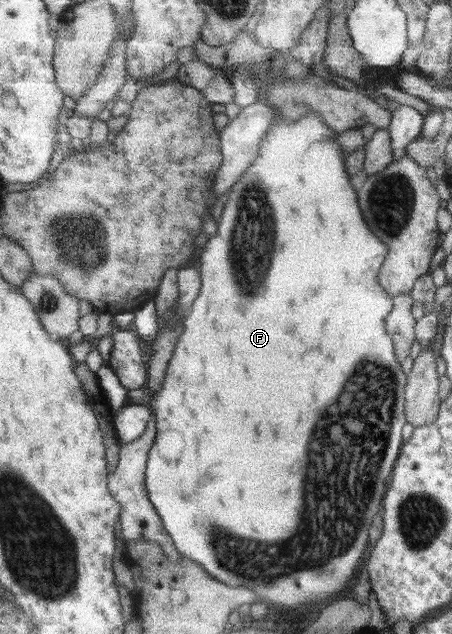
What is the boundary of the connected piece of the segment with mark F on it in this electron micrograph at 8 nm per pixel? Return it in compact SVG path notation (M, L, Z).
M310 110L307 114L303 114L301 118L293 121L285 121L281 118L276 119L269 132L264 136L262 145L260 146L260 153L255 159L255 163L251 165L250 170L243 175L243 180L233 188L231 200L225 206L223 218L221 218L221 226L217 236L213 236L201 256L201 266L198 268L201 273L202 287L200 295L197 297L193 305L193 311L189 316L184 319L186 330L179 337L178 347L175 349L174 358L169 362L167 368L167 375L165 375L165 383L163 384L163 391L155 394L143 395L143 391L130 390L127 398L130 402L137 402L141 400L146 402L145 405L152 410L155 422L157 422L157 436L156 443L153 445L149 453L149 460L146 470L146 487L149 492L149 499L157 509L157 512L163 519L163 524L167 532L172 536L177 550L181 556L194 560L200 564L211 576L221 581L222 583L238 587L247 585L250 589L256 590L261 602L273 603L293 612L299 612L299 608L307 606L307 604L315 604L315 602L329 602L335 600L337 596L341 596L343 591L347 591L347 584L351 580L351 576L358 574L362 566L363 560L369 554L369 547L367 540L369 540L369 530L373 526L373 518L381 512L381 504L387 492L387 478L393 474L393 466L401 454L403 448L403 426L408 423L405 420L405 384L408 382L408 375L405 374L401 364L395 360L395 345L393 337L386 329L386 318L394 307L393 296L391 296L378 279L379 271L389 254L389 247L375 234L364 219L362 208L358 201L358 192L355 191L353 184L351 184L350 174L347 172L347 160L343 156L343 152L337 143L337 132L322 119L320 112Z

